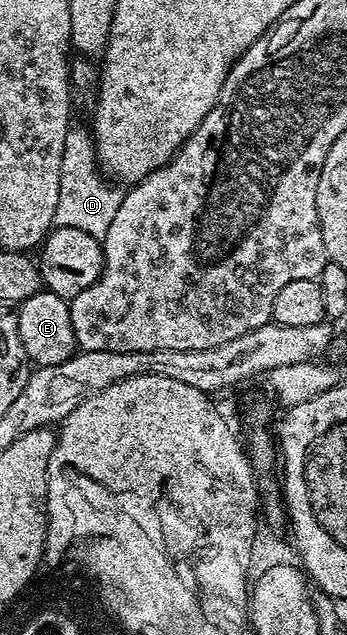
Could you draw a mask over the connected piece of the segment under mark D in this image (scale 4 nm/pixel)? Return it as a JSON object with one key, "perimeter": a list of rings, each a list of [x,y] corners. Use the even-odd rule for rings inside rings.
{"perimeter":[[[79,121],[68,124],[65,148],[62,155],[61,184],[55,209],[55,224],[60,227],[80,228],[95,239],[103,240],[107,229],[124,200],[123,188],[108,182],[96,159],[95,143],[89,128]]]}

